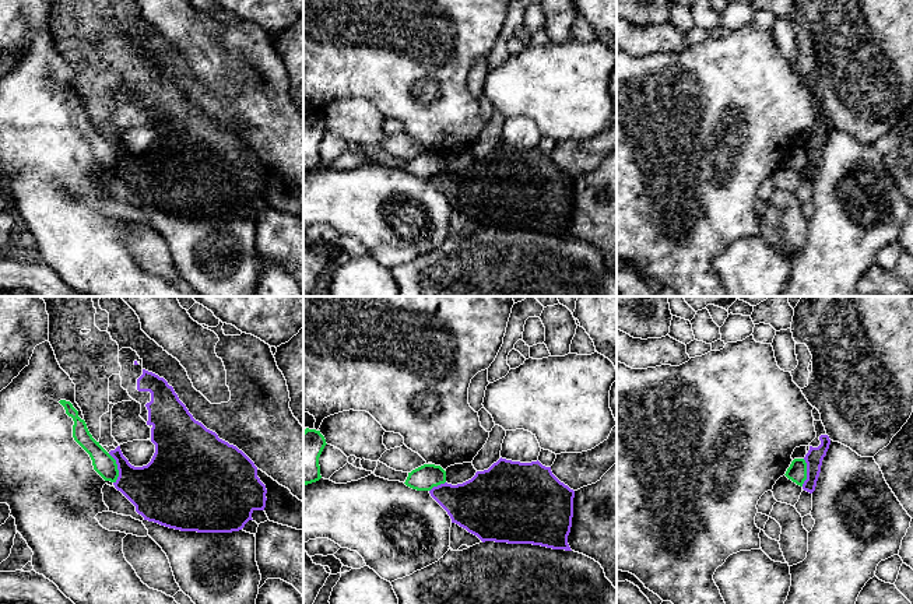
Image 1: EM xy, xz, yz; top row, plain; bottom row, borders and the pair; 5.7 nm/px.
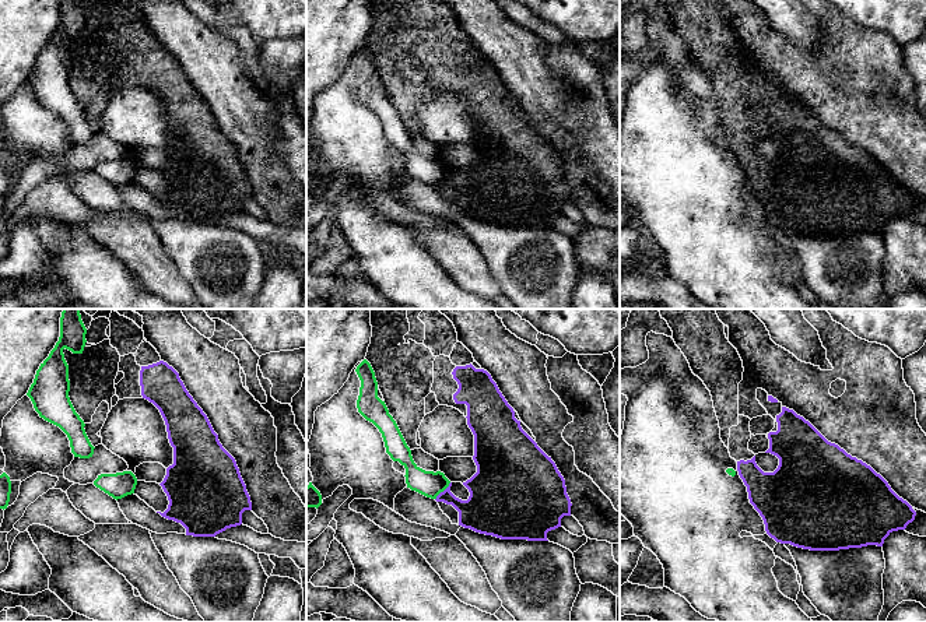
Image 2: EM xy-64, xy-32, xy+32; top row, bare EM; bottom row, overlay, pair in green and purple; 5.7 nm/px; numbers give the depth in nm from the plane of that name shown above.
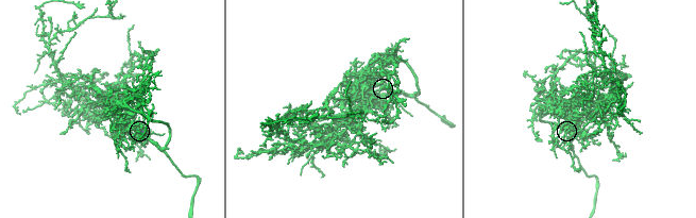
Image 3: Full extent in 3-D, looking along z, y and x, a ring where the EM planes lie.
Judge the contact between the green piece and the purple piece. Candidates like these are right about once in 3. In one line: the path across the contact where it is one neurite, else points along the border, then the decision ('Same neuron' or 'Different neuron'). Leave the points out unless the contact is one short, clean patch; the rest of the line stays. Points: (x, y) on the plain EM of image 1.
Boundary: xy (108, 140), (115, 147), (118, 157), (115, 169). Different neuron

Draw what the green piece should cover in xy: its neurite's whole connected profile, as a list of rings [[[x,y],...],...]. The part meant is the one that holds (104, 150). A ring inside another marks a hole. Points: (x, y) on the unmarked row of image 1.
[[[59,88],[69,103],[73,105],[73,124],[89,141],[94,157],[105,166],[116,169],[119,157],[116,147],[96,129],[89,120],[84,106],[78,103],[78,98],[70,88]]]

